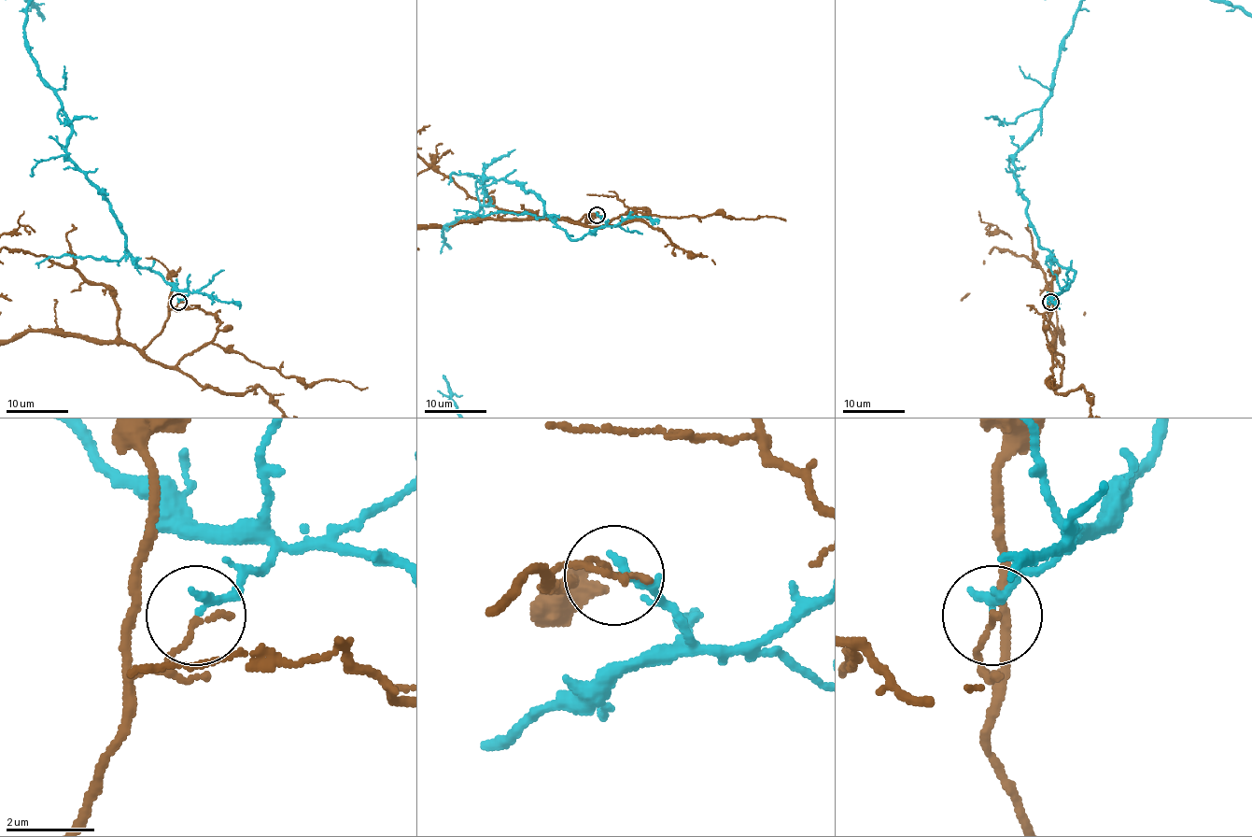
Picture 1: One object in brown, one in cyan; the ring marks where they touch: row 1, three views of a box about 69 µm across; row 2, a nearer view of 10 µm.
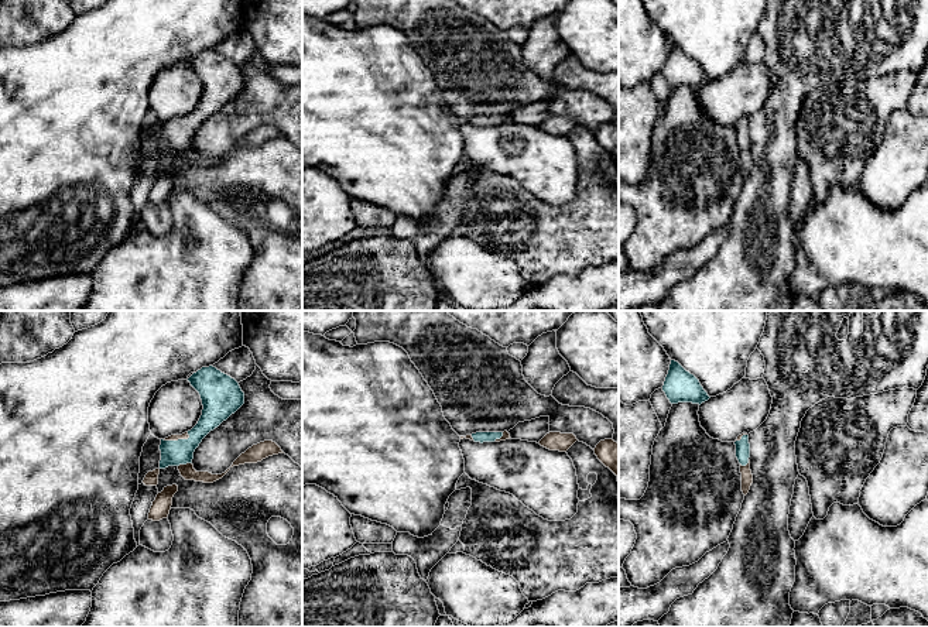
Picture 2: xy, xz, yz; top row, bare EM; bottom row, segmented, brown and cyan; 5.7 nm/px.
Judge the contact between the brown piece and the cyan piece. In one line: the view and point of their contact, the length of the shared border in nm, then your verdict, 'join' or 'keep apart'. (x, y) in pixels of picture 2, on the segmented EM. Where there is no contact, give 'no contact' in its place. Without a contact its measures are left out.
xy (175, 439) | 160 nm | keep apart

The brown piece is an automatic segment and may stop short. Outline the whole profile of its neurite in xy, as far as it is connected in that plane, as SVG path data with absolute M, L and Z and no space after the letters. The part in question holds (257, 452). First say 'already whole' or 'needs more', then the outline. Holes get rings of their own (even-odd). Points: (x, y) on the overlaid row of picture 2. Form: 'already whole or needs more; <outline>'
already whole; M264 441L257 445L253 445L249 448L244 453L242 453L230 467L244 465L244 463L257 463L261 462L263 459L284 453L281 448L273 442L273 441Z

